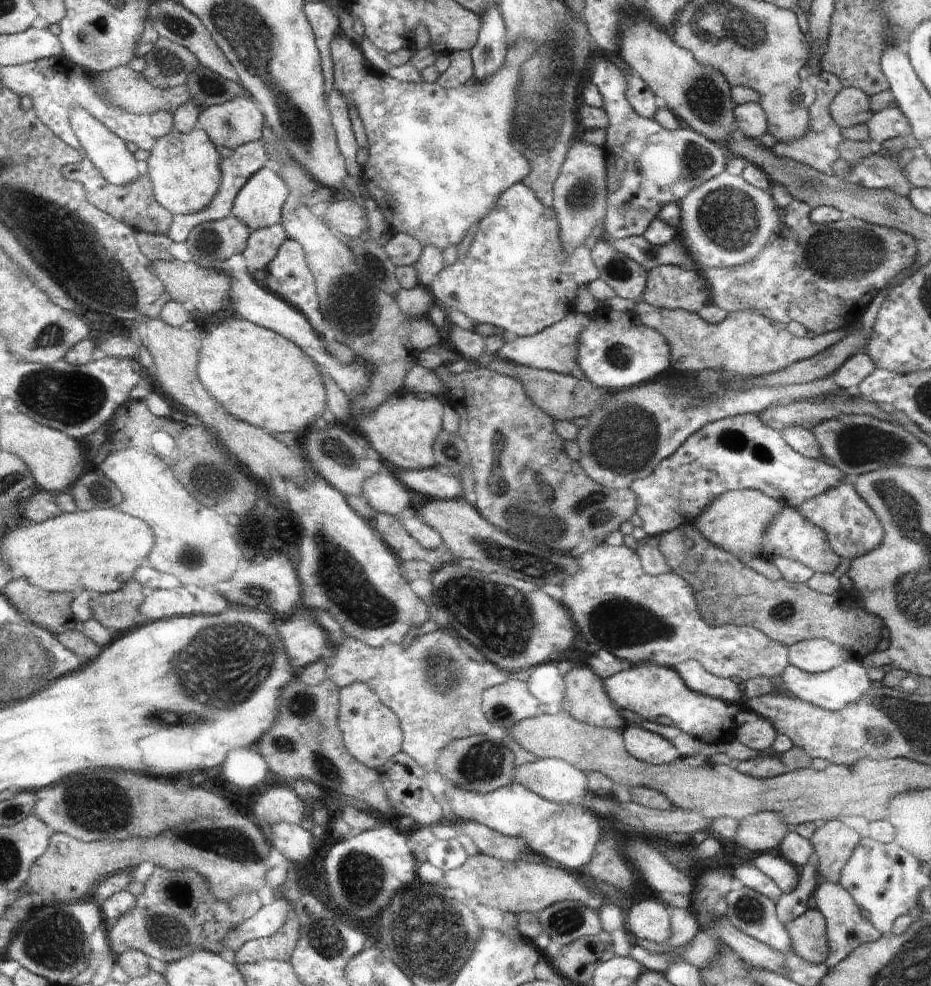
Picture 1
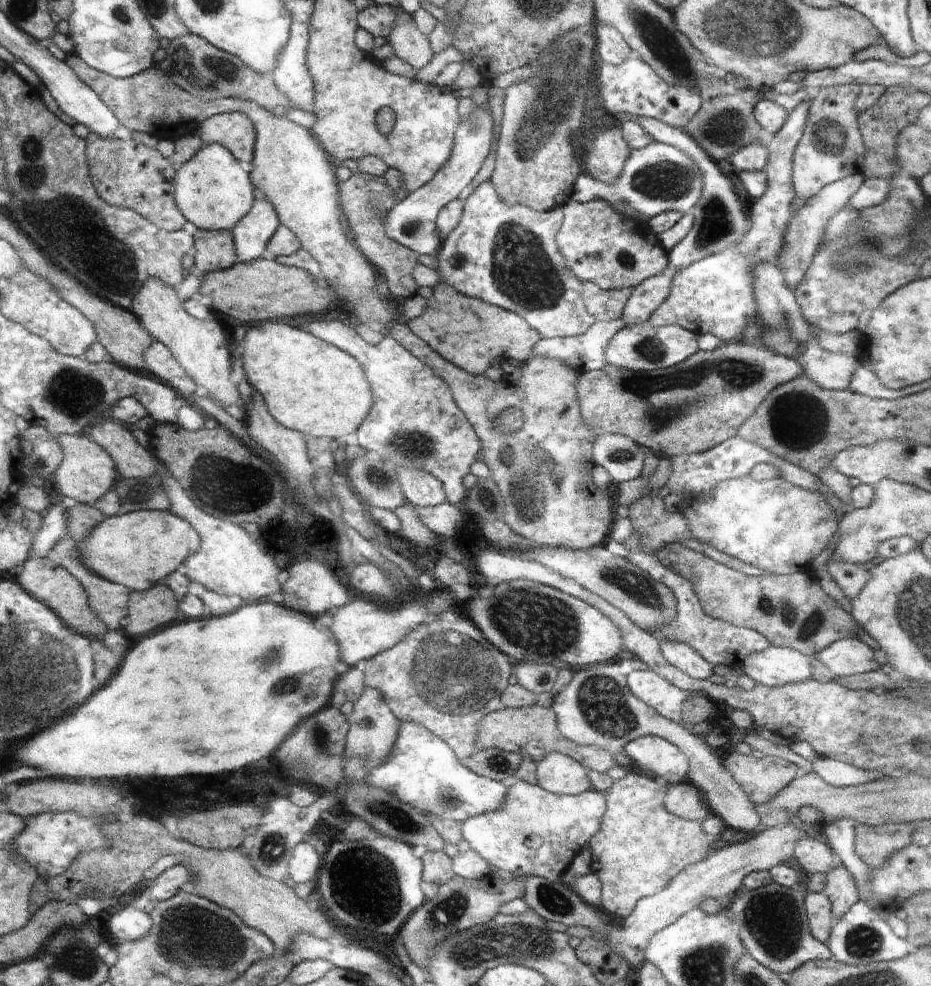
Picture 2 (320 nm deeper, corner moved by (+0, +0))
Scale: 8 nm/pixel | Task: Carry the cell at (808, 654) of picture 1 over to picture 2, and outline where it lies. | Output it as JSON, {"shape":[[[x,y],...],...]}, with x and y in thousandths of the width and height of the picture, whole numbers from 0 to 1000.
{"shape":[[[923,647],[902,648],[894,652],[889,657],[876,663],[882,671],[897,684],[898,687],[912,687],[915,685],[930,684],[934,681],[945,678],[947,673],[940,668],[941,659],[937,658],[932,653]]]}

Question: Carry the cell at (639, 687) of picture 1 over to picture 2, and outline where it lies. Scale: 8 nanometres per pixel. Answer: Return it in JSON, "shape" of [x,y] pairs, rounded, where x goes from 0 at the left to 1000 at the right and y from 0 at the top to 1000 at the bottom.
{"shape":[[[699,680],[679,681],[675,686],[679,702],[715,728],[731,732],[731,716],[741,704]]]}

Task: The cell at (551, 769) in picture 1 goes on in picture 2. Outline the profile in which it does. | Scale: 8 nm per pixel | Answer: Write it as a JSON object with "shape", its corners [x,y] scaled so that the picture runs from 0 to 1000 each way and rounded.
{"shape":[[[593,763],[589,771],[578,775],[578,795],[597,805],[623,805],[634,799],[632,781],[619,771]]]}

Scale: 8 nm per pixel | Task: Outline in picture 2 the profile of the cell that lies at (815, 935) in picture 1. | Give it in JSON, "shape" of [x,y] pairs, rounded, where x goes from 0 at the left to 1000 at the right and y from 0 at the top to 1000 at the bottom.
{"shape":[[[871,905],[865,910],[865,924],[871,948],[876,953],[888,956],[897,933],[890,909],[883,905]]]}

